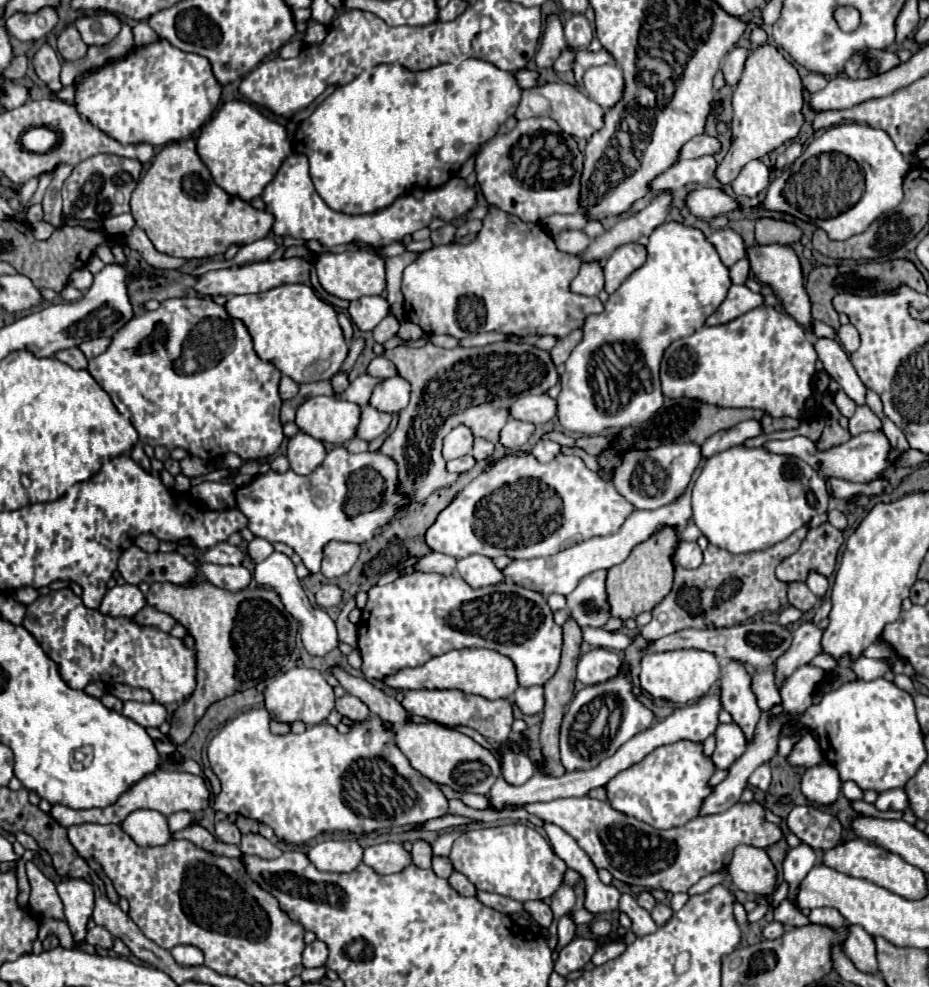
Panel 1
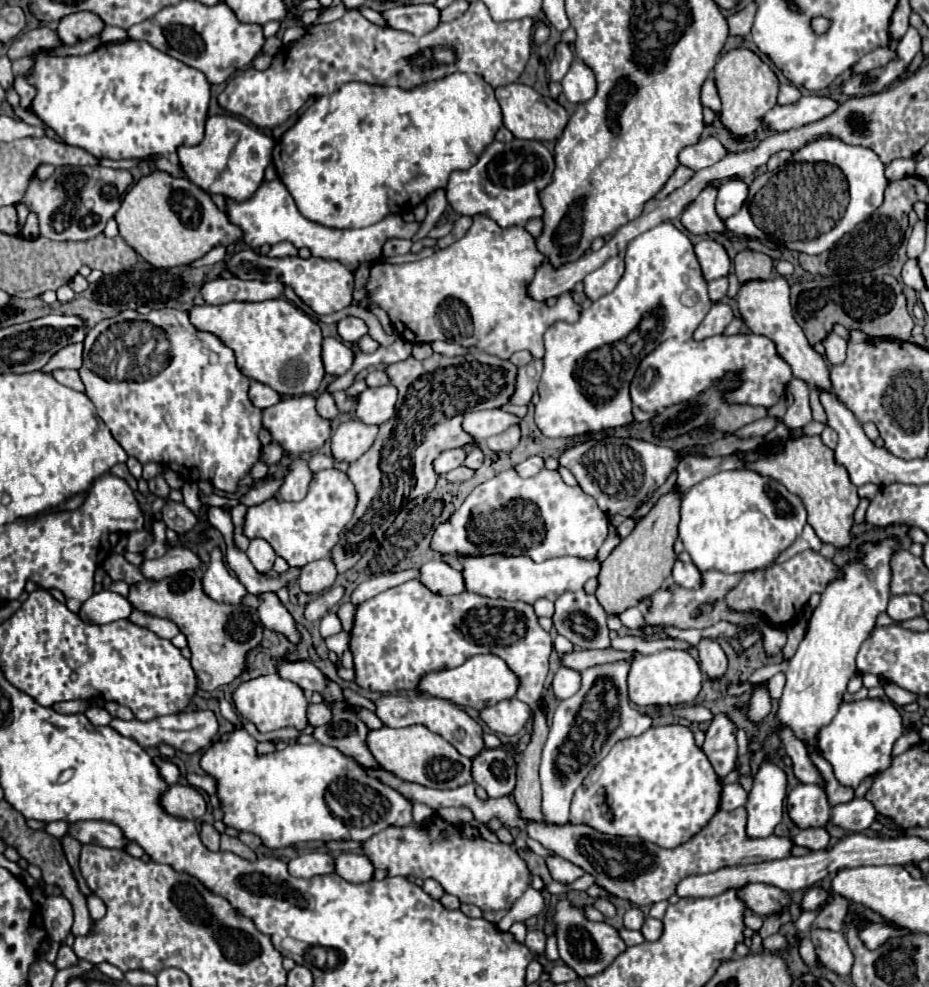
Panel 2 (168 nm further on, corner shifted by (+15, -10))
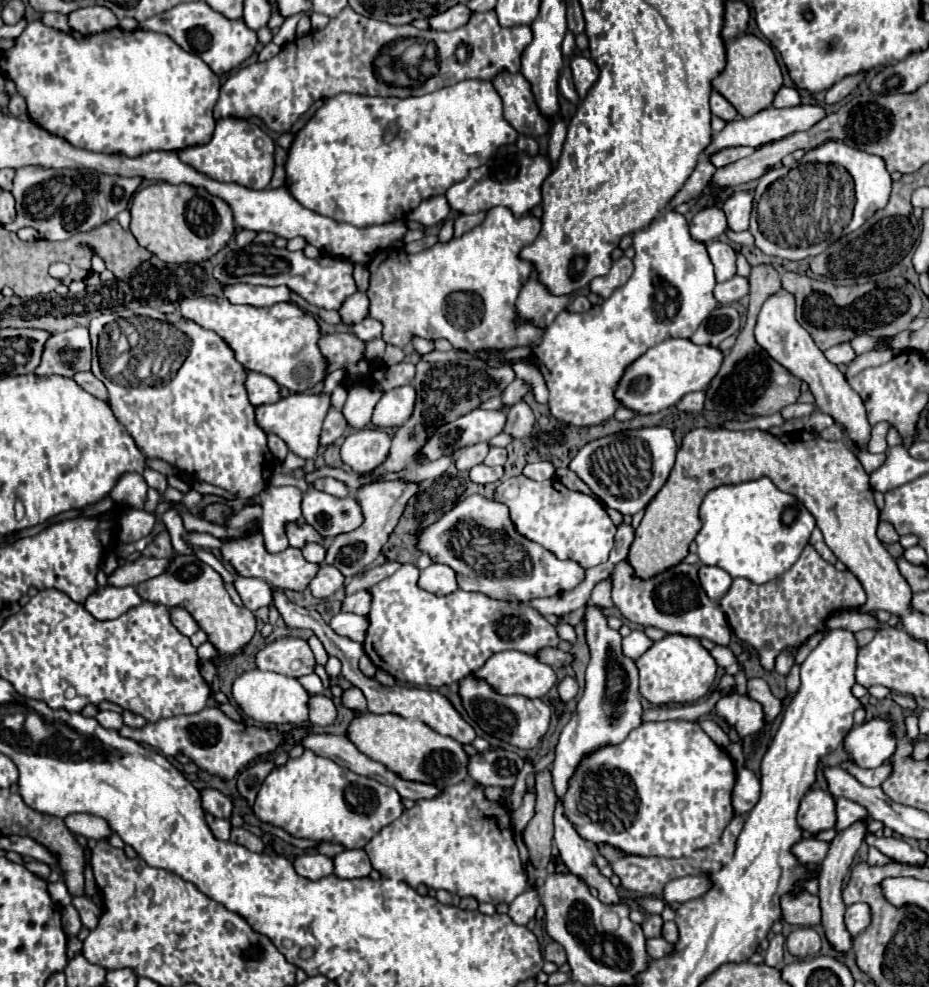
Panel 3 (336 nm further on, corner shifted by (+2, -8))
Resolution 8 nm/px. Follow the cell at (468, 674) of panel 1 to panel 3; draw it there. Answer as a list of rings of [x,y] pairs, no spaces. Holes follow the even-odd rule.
[[[506,650],[506,652],[492,654],[474,676],[478,680],[488,682],[494,692],[504,694],[504,696],[506,694],[520,694],[526,698],[542,698],[556,684],[556,674],[548,664],[542,664],[538,658],[518,652],[518,650]]]

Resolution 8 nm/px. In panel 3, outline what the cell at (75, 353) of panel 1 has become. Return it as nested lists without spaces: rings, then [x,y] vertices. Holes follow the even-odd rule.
[[[76,372],[74,374],[74,380],[76,384],[80,384],[86,392],[90,392],[92,396],[100,398],[100,400],[108,400],[106,396],[106,386],[92,374],[92,372]]]

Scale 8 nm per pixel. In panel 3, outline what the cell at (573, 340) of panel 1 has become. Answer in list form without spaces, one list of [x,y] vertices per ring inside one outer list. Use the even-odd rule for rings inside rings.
[[[516,378],[516,380],[510,384],[510,388],[506,388],[506,392],[504,392],[504,396],[502,396],[502,402],[504,402],[504,406],[506,406],[504,410],[508,410],[510,406],[514,406],[516,402],[522,402],[524,396],[530,394],[530,392],[532,392],[532,386],[530,386],[528,382]]]

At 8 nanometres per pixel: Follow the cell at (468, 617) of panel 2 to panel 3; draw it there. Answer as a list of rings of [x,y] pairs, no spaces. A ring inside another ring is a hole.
[[[402,564],[390,578],[378,582],[370,588],[372,606],[368,614],[368,634],[364,640],[364,650],[376,668],[388,672],[398,682],[408,686],[430,686],[440,688],[446,684],[456,684],[462,678],[474,674],[494,652],[518,650],[536,656],[542,648],[558,646],[560,636],[556,628],[532,606],[522,602],[504,602],[488,598],[482,592],[456,590],[448,596],[436,596],[418,586],[420,570],[414,564]]]

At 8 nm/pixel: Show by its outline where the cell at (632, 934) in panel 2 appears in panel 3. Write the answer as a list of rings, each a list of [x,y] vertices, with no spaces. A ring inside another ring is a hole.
[[[648,938],[646,940],[646,950],[648,950],[650,958],[662,958],[662,956],[670,954],[672,948],[674,946],[670,946],[664,938]]]

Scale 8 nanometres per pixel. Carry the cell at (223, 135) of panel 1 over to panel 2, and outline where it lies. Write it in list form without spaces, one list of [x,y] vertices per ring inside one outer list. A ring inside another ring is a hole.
[[[214,115],[207,119],[205,138],[199,146],[177,150],[181,168],[187,178],[209,194],[223,194],[233,200],[247,200],[263,182],[263,172],[271,162],[273,138],[257,132],[254,126],[243,123],[232,115]]]

